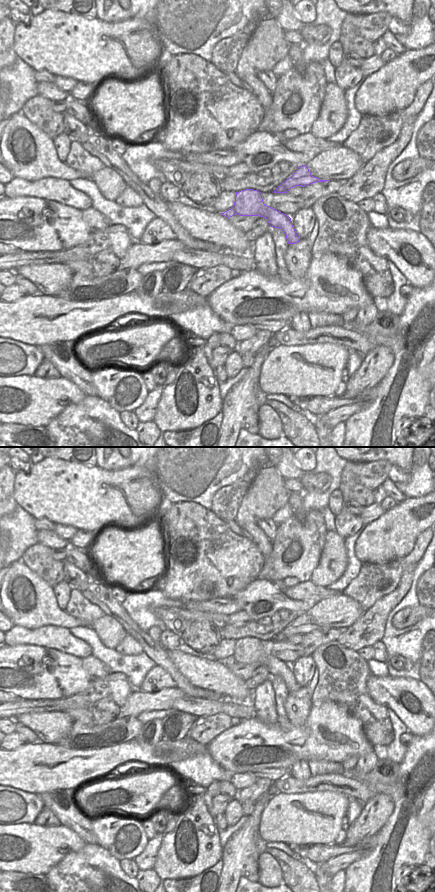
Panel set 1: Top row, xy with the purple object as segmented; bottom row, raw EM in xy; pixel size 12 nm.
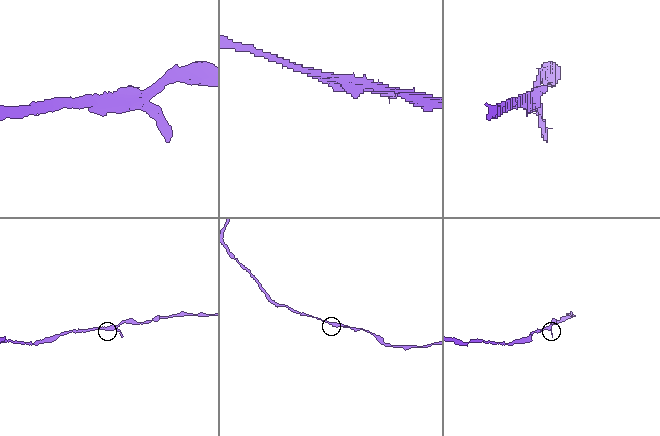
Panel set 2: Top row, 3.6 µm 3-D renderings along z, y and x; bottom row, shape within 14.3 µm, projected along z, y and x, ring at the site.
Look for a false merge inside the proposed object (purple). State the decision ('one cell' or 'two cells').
one cell

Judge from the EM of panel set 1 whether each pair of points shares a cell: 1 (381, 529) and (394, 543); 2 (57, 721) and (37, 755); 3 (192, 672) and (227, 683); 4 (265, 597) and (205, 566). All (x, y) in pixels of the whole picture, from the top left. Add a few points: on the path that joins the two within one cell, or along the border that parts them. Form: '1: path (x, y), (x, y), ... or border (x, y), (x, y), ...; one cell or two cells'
1: path (384, 532), (392, 540); one cell
2: border (38, 741), (56, 744); two cells
3: path (201, 672), (218, 678); one cell
4: border (257, 578), (232, 596); two cells

